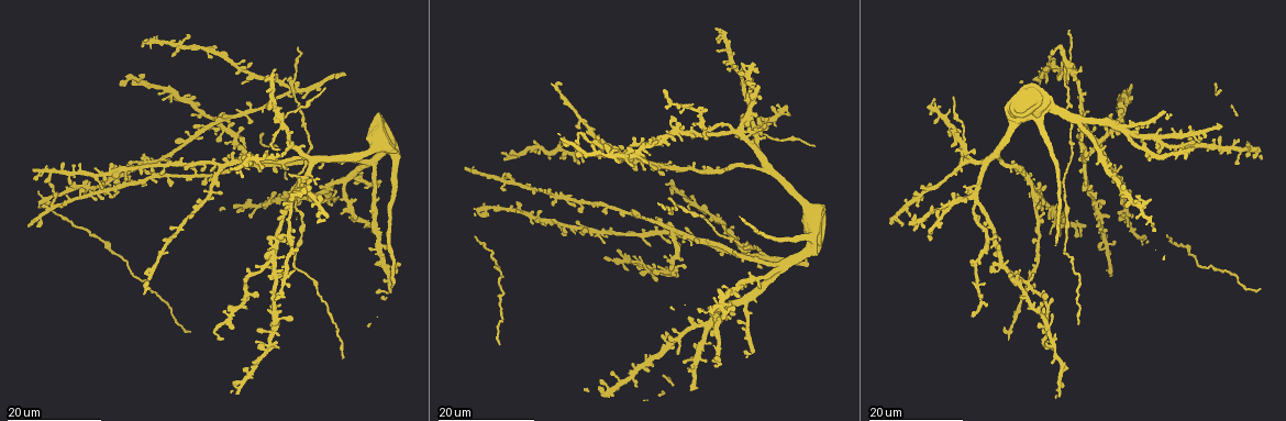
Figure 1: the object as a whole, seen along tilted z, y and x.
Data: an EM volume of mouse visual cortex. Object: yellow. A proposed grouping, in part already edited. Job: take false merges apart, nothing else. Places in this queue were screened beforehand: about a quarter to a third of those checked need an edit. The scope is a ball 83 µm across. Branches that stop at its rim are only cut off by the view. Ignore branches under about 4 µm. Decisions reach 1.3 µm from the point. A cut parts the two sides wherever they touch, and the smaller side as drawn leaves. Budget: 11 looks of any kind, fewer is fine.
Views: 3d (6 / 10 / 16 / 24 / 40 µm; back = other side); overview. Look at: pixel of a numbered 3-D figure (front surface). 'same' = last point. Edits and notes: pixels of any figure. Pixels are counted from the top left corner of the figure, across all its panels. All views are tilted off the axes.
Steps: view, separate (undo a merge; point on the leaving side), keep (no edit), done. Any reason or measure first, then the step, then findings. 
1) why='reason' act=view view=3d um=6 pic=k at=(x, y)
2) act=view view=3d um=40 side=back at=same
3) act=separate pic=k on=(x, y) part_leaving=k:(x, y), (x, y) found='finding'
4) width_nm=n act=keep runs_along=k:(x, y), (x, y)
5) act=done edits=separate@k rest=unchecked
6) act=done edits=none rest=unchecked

why='four arms meet' act=view view=3d um=16 pic=1 at=(704, 328)

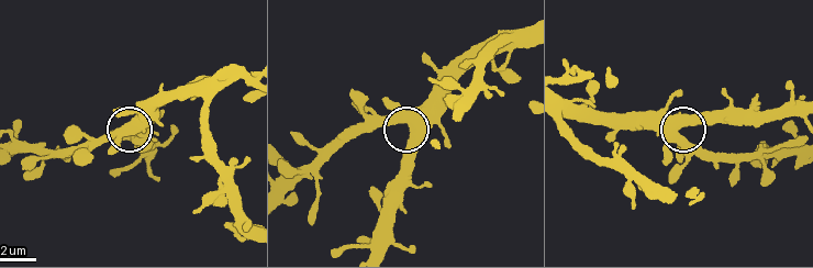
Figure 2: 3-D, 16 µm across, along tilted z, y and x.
why='zoom in' act=view view=3d um=6 pic=2 at=(410, 127)

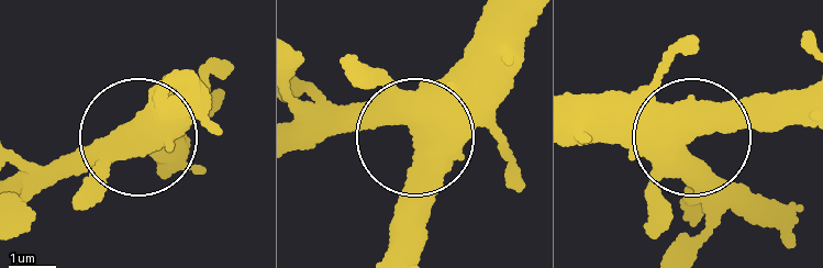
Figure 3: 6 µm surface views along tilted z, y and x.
act=keep found='continuous, no second neuron'

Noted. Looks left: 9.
why='four arms meet' act=view view=3d um=24 pic=1 at=(307, 162)

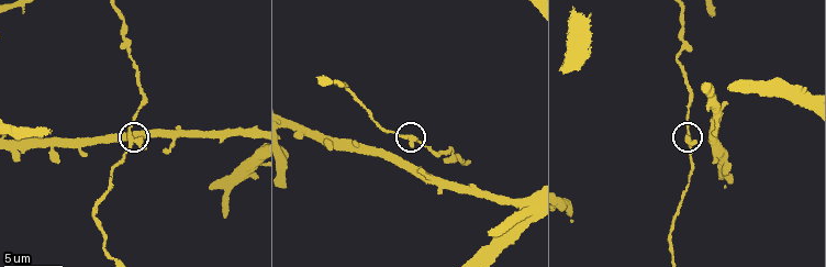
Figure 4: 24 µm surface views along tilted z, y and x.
why='closer look' act=view view=3d um=6 pic=4 at=(128, 134)

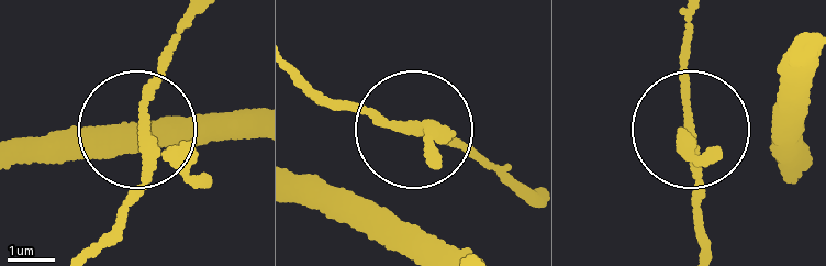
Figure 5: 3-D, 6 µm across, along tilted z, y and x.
arms=4 act=keep runs_along=5:(531, 190), (358, 102) found='all the same neuron'

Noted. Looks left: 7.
why='small branch off a trunk' act=view view=3d um=24 pic=1 at=(293, 81)

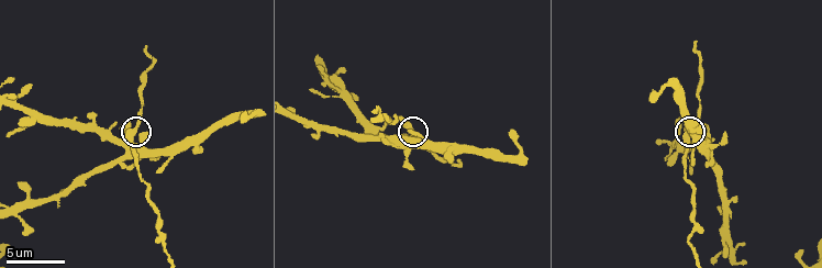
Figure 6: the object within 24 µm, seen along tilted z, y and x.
act=view view=3d um=6 pic=6 at=(135, 131)

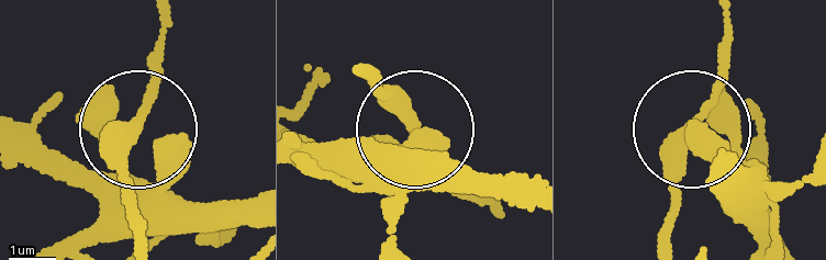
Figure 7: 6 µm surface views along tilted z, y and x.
arms=4 act=keep runs_along=7:(669, 245), (681, 150), (718, 77), (727, 19) found='continuous, no second neuron'

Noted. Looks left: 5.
why='three arms meet' act=view view=3d um=24 pic=1 at=(281, 121)

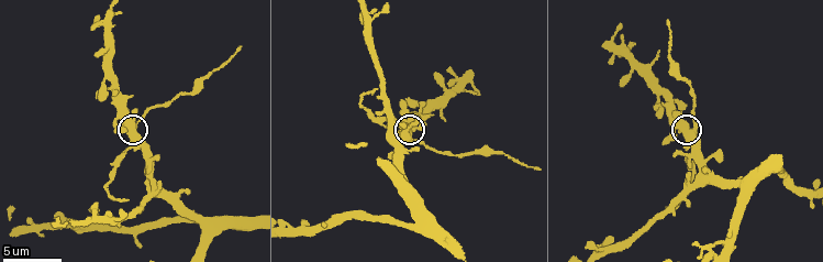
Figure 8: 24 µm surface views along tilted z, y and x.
act=view view=3d um=6 at=same

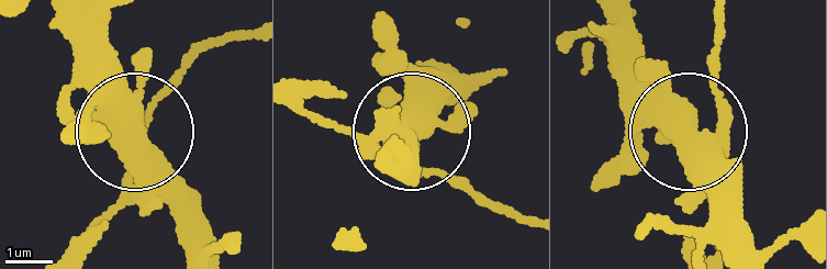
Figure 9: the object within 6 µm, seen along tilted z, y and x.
act=view view=3d um=6 side=back pic=9 at=(696, 140)

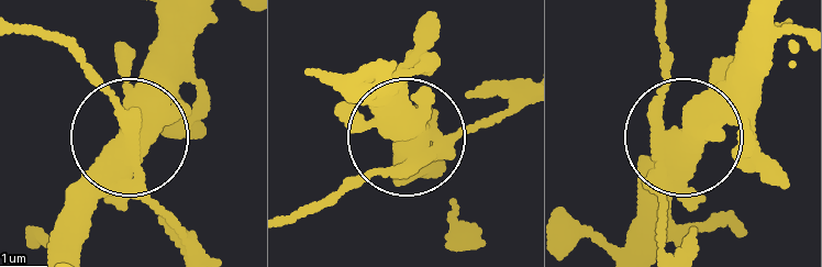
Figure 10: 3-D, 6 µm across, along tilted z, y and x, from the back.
act=separate pic=10 on=(117, 106) part_leaving=10:(140, 173), (88, 62), (9, 28) found='a second neuron is stuck on'

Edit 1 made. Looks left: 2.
act=view view=3d um=24 pic=1 at=(53, 201)

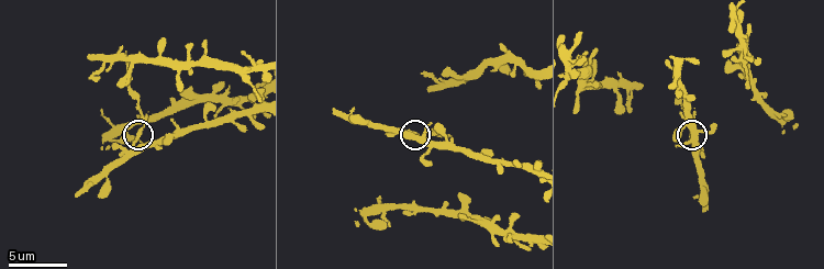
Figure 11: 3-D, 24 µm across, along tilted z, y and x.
act=view view=3d um=10 pic=11 at=(135, 139)

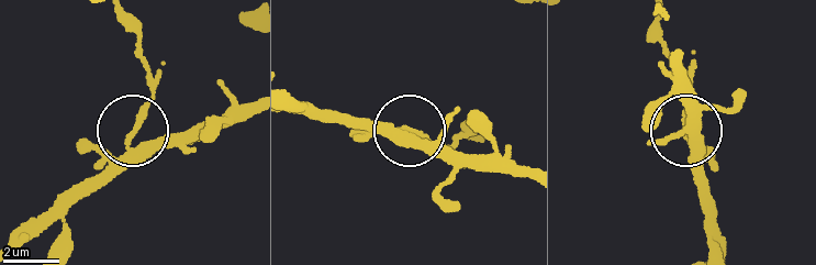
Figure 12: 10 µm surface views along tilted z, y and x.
act=separate pic=12 on=(144, 106) found='two neurons meet here'

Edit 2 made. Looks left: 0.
act=done edits=separate@10,separate@12 rest=unchecked

